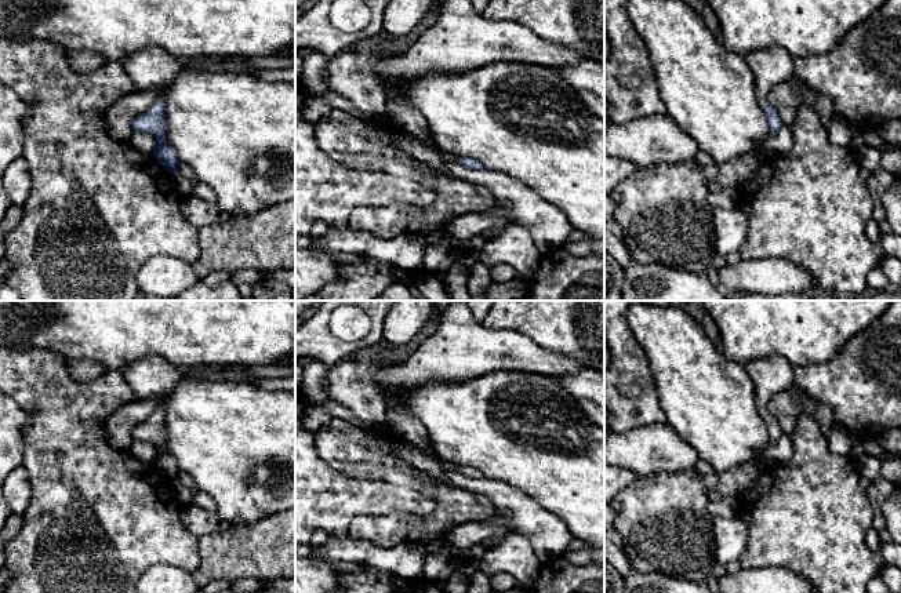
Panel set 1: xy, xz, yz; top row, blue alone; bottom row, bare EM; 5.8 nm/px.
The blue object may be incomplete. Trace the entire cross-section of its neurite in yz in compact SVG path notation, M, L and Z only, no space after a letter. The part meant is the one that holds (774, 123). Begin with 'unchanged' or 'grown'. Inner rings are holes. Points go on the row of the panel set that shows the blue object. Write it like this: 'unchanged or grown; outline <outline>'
grown; outline M781 47L749 51L745 61L755 76L756 97L767 117L770 134L782 127L777 110L767 101L769 94L781 83L795 76L793 57Z

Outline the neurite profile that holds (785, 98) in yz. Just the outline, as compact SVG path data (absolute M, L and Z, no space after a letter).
M793 76L792 79L778 84L767 97L769 103L777 110L782 127L777 134L770 134L760 145L759 154L786 153L793 145L791 125L795 121L795 113L802 103L813 105L822 116L833 117L832 101L815 92L806 81Z

